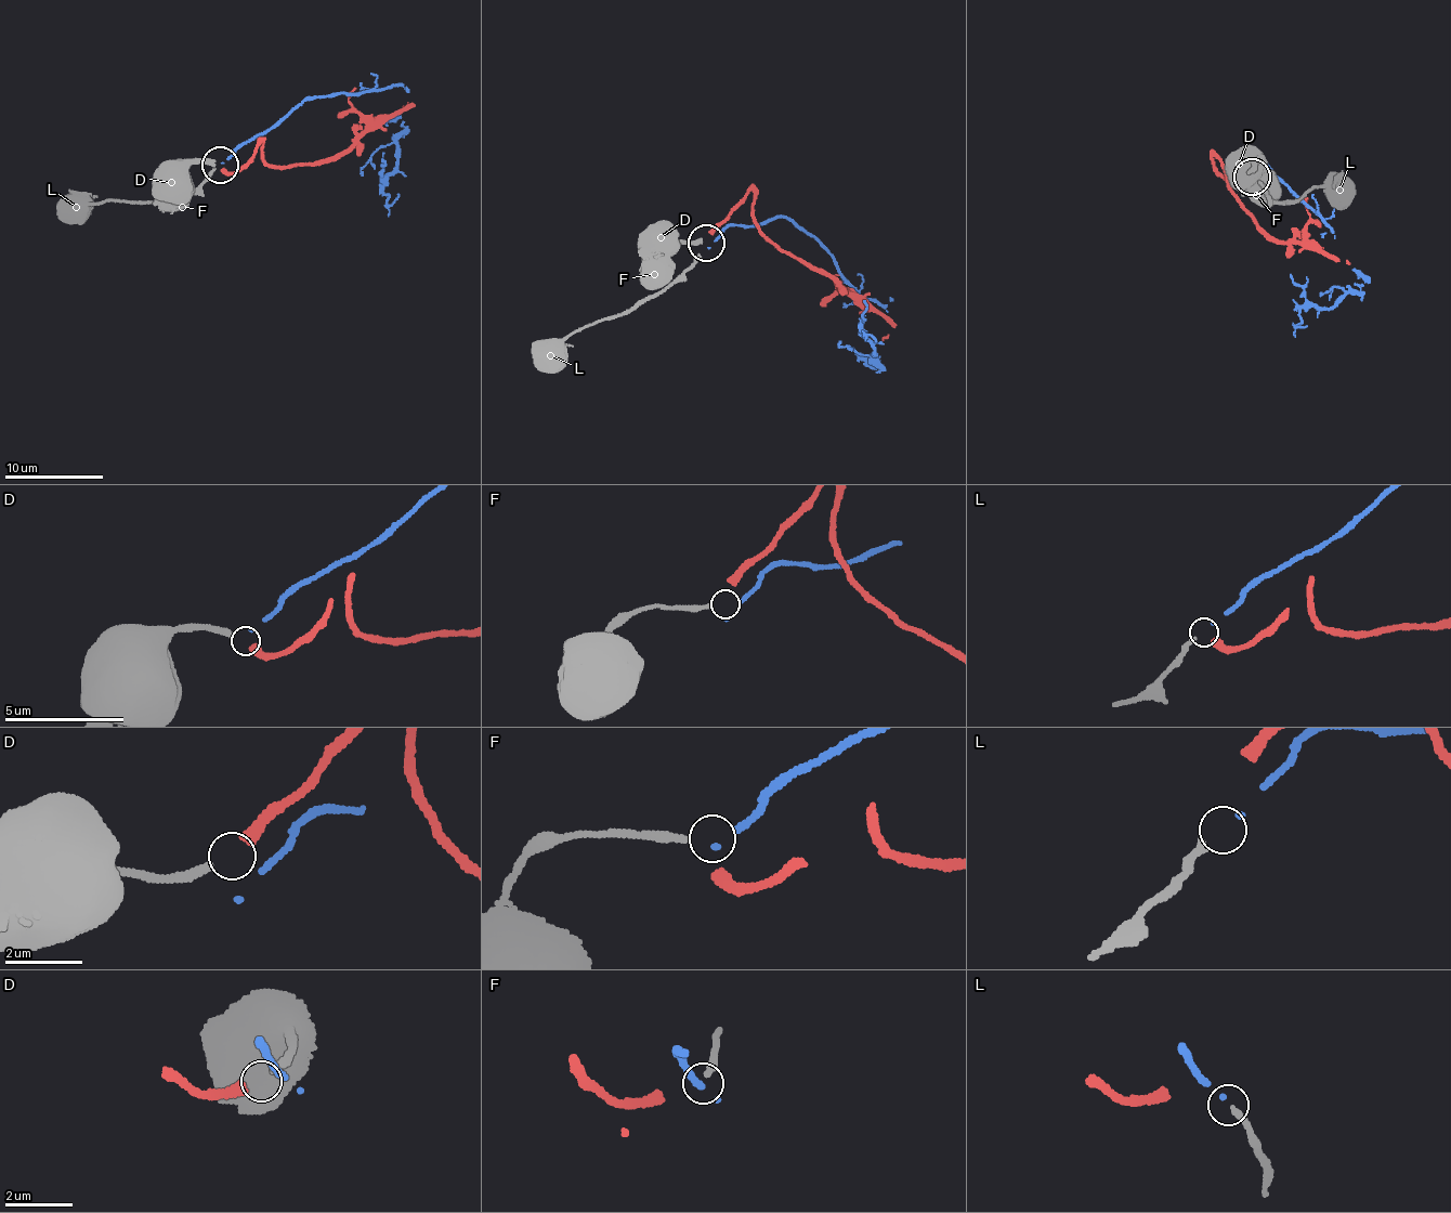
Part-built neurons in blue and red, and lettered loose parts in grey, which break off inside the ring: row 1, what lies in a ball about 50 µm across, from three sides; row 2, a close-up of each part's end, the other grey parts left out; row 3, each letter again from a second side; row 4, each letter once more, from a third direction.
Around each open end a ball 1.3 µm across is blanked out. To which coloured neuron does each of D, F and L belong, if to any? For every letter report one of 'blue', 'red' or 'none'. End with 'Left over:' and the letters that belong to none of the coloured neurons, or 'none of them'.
D: red
F: none
L: blue
Left over: F

